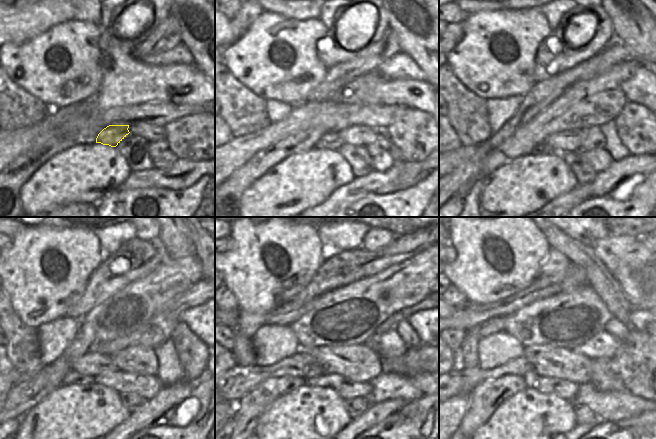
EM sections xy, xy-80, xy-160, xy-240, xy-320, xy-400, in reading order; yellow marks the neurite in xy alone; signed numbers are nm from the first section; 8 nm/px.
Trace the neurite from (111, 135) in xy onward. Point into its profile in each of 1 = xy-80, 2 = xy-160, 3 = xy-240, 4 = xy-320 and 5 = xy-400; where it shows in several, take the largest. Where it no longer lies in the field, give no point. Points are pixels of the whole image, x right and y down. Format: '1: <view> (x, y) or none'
1: xy-80 (332, 140)
2: xy-160 (543, 149)
3: xy-240 (73, 378)
4: xy-320 (247, 412)
5: xy-400 (484, 400)

